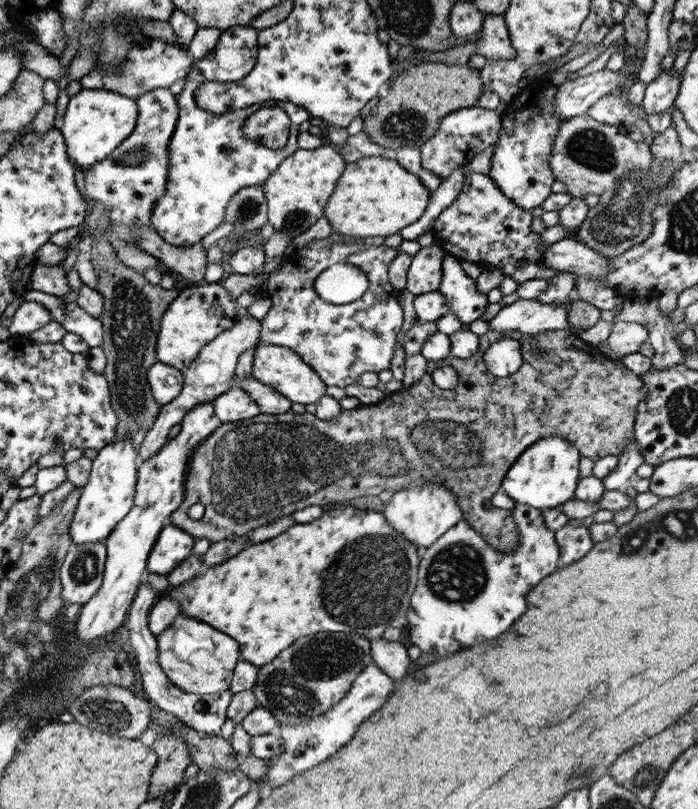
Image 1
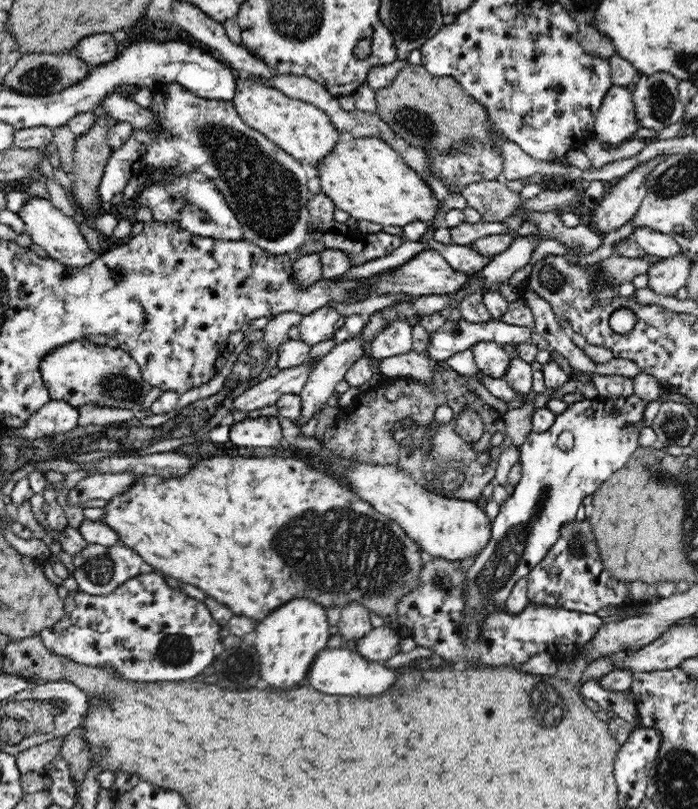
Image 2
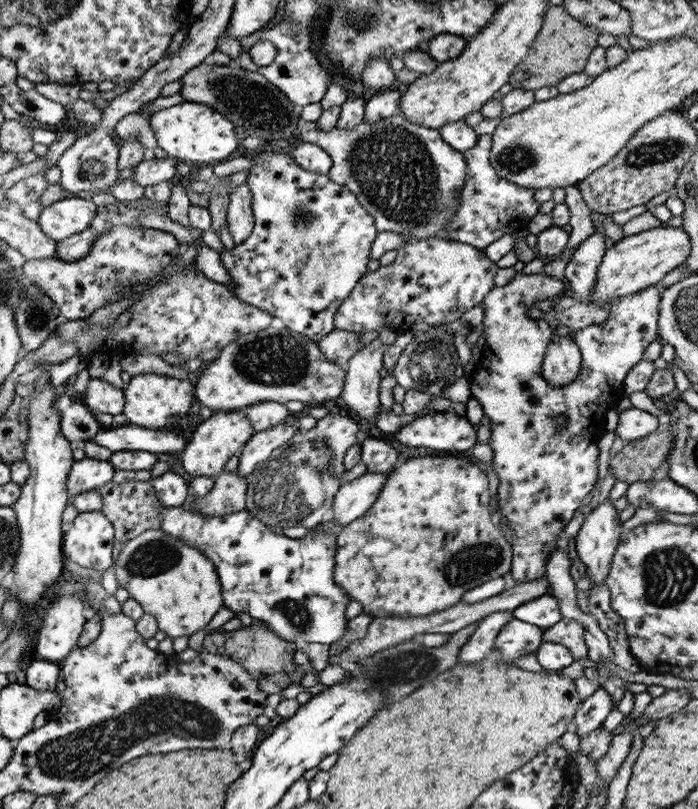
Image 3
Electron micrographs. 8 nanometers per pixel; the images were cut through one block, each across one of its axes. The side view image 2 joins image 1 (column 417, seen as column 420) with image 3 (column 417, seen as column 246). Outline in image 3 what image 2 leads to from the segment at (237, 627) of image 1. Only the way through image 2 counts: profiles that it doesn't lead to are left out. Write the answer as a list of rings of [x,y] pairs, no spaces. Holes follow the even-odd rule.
[[[425,455],[406,459],[397,468],[388,472],[385,482],[373,501],[373,504],[355,520],[349,521],[336,532],[336,549],[334,552],[333,582],[348,596],[361,604],[361,613],[371,617],[407,618],[426,616],[437,611],[443,611],[457,603],[465,591],[475,589],[483,581],[502,577],[510,569],[511,545],[505,540],[502,532],[489,519],[489,486],[485,472],[477,465],[465,459],[445,455]]]

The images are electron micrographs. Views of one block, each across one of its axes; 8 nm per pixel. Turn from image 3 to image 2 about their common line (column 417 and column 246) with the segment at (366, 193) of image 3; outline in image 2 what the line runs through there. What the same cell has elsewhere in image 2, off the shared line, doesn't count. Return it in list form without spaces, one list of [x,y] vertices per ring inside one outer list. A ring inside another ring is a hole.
[[[176,83],[159,84],[152,91],[152,108],[158,113],[167,132],[156,137],[135,130],[125,144],[111,151],[104,168],[104,176],[97,188],[100,203],[110,203],[112,197],[120,194],[130,179],[143,173],[148,165],[174,174],[202,172],[202,175],[212,178],[216,188],[222,192],[229,208],[241,224],[244,240],[253,242],[274,255],[286,254],[302,247],[308,239],[307,226],[312,220],[307,206],[311,194],[308,191],[305,166],[273,144],[268,137],[244,124],[231,100],[205,99]]]

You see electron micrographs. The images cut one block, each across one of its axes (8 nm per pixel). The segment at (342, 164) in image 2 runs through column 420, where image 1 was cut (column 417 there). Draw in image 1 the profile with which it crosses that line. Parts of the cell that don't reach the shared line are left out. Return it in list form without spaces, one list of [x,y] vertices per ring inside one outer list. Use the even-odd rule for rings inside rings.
[[[368,156],[357,162],[345,163],[345,170],[337,184],[333,187],[333,194],[329,196],[322,216],[332,226],[331,232],[339,232],[345,236],[371,238],[372,236],[387,237],[390,234],[403,232],[403,229],[421,217],[427,208],[431,190],[427,190],[416,175],[407,173],[395,160],[386,160],[384,156]]]

